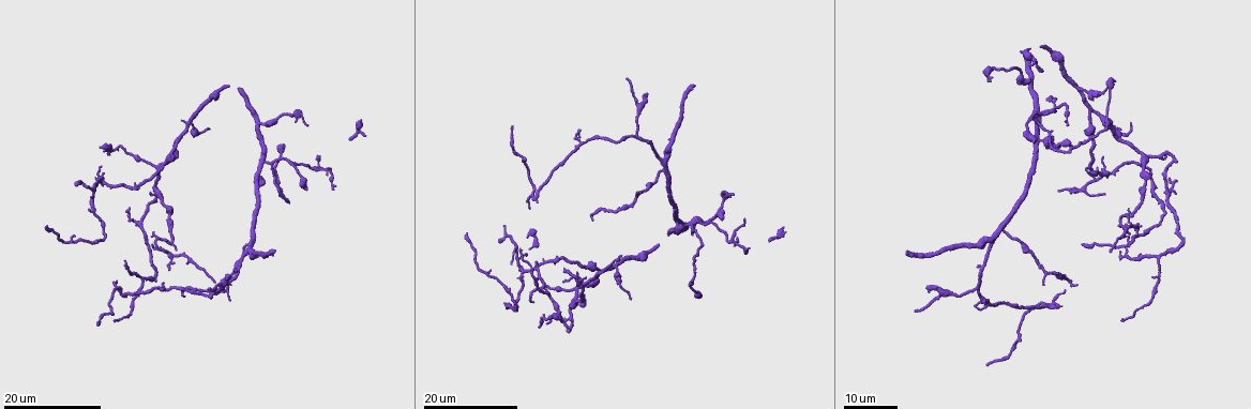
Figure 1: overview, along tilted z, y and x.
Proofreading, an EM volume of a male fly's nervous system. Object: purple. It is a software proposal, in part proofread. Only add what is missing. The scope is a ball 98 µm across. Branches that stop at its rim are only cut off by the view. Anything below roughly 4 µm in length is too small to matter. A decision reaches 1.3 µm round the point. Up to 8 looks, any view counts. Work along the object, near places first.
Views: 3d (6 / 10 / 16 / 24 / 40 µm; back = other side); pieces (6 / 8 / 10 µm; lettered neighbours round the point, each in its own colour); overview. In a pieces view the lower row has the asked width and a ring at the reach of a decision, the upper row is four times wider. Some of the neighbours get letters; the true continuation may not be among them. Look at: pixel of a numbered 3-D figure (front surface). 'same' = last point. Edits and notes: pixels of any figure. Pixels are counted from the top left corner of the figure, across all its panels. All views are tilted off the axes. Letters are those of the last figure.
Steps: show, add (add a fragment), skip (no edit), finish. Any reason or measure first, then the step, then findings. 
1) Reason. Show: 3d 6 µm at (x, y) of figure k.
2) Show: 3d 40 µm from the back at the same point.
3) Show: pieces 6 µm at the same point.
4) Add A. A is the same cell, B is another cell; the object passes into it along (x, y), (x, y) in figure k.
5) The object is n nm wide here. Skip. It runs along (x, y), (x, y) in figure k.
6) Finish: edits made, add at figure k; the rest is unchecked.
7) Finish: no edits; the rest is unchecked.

Show: 3d 24 µm at (128, 209) of figure 1.

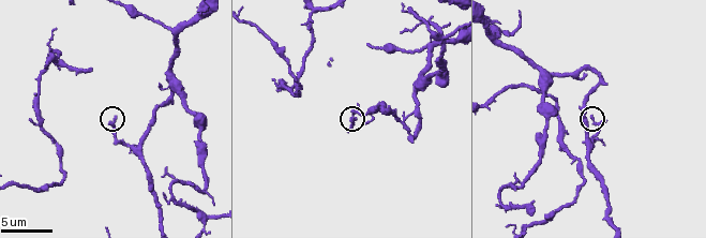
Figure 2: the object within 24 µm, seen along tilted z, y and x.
Show: pieces 8 µm at (114, 117) of figure 2.

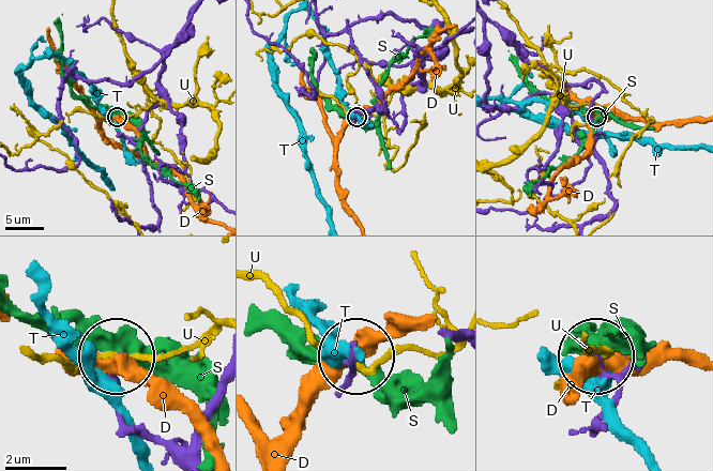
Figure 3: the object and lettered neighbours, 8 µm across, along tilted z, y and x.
Skip. D, S, T and U are other cells; none of them fits.

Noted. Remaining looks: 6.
Free end. Show: 3d 16 µm at (306, 187) of figure 1.

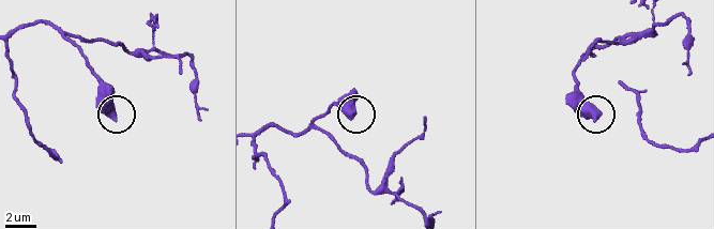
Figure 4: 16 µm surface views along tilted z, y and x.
What lies round it. Show: pieces 6 µm at (352, 112) of figure 4.

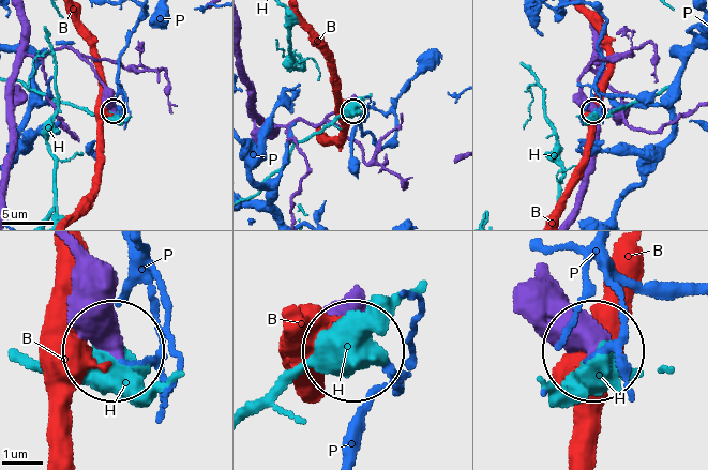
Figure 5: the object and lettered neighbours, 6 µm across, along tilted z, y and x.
Skip. B, H and P are other cells; no lettered fragment goes on from it.

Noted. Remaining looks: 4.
Free end. Show: 3d 16 µm at (235, 269) of figure 1.

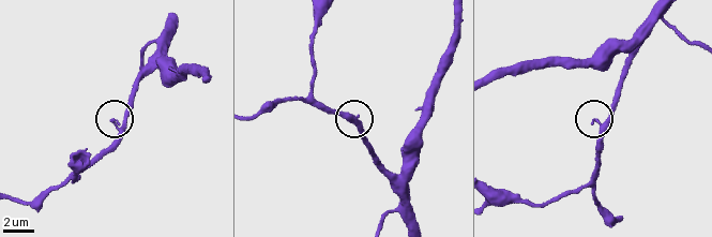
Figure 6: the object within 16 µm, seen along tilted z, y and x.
Show: pieces 10 µm at (119, 122) of figure 6.

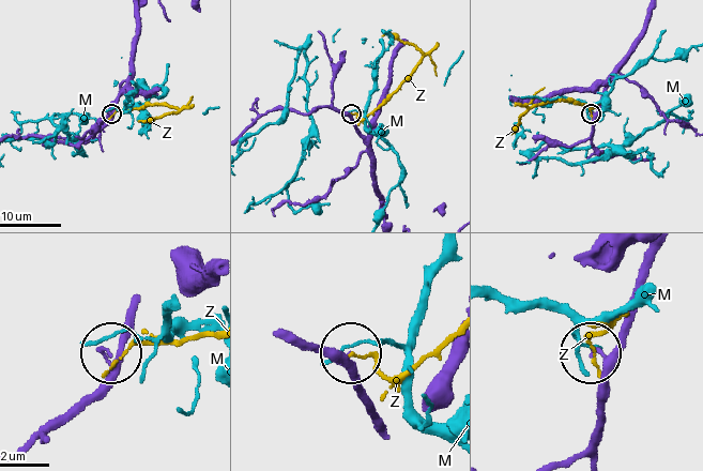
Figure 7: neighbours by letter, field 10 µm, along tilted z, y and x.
Skip. M and Z are other cells; none of them fits.

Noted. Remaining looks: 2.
Branch stops here. Show: 3d 16 µm at (212, 281) of figure 1.

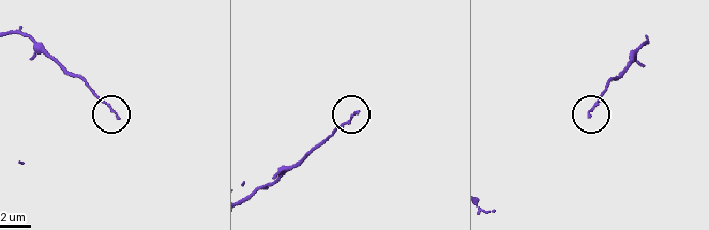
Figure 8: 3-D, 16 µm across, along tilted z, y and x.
Show: pieces 6 µm at (589, 118) of figure 8.

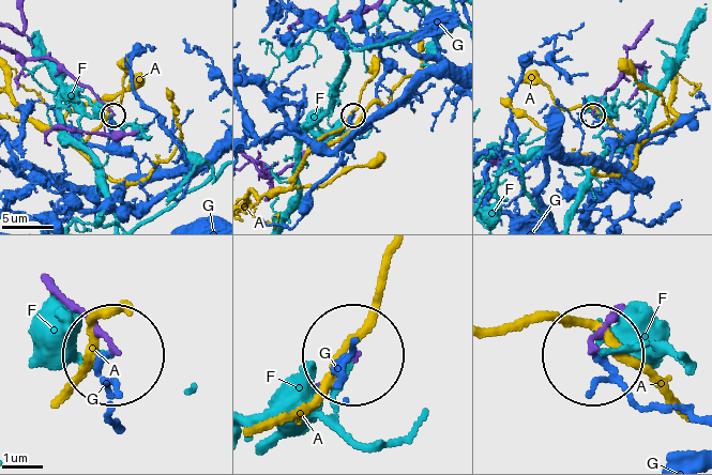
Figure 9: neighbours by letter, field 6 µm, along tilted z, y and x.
Skip. A, F and G are other cells; it runs along (621, 307), (596, 353) in figure 9; none of them fits.

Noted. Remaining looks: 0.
Finish: no edits; the rest is unchecked.

